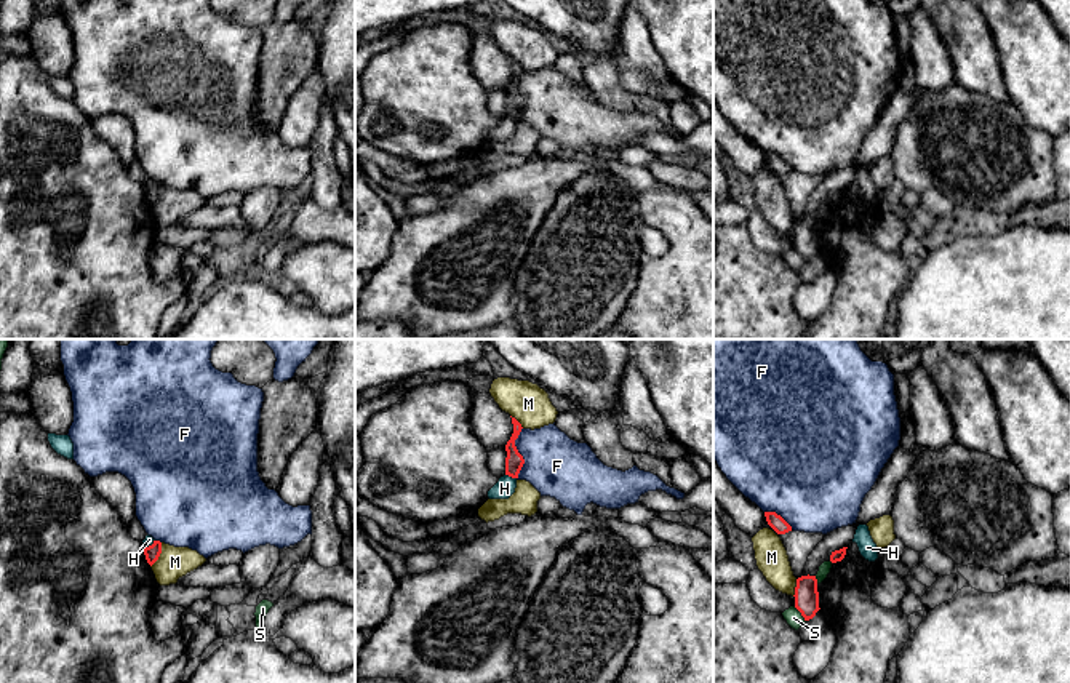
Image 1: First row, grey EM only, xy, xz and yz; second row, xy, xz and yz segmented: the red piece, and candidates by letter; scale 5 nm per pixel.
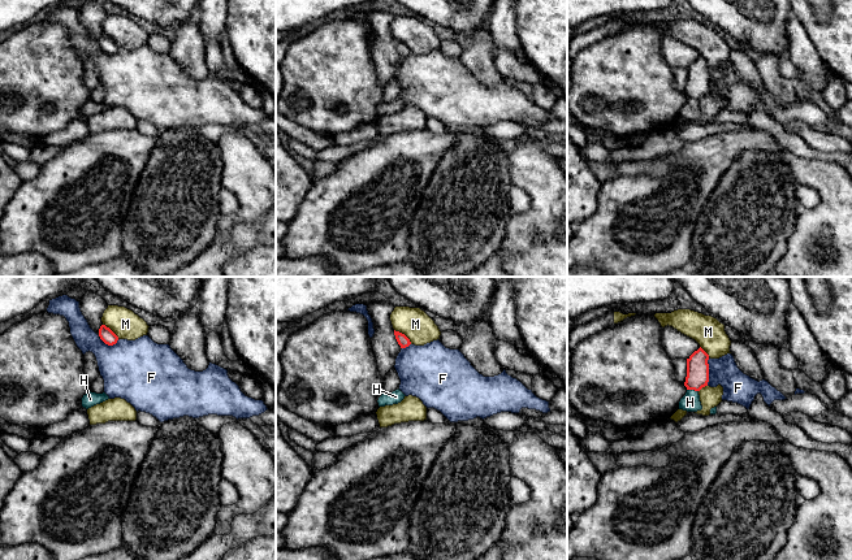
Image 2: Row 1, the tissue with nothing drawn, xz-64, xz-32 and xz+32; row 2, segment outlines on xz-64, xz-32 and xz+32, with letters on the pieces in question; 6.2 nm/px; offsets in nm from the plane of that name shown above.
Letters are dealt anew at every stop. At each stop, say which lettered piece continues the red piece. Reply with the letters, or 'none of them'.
none of them

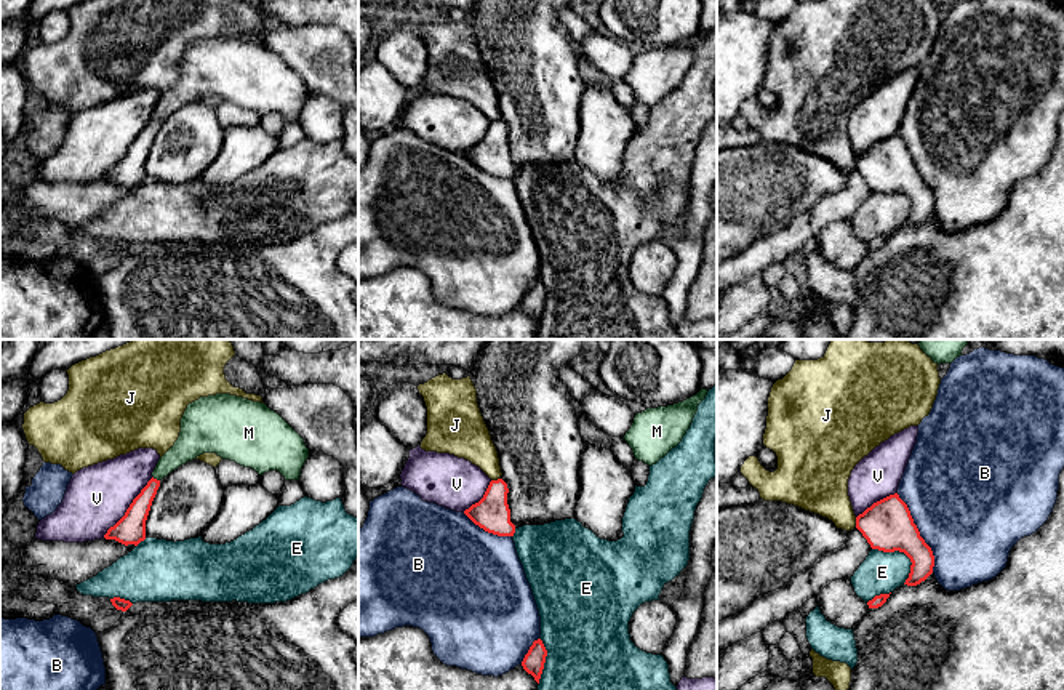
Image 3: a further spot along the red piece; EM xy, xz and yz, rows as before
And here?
M

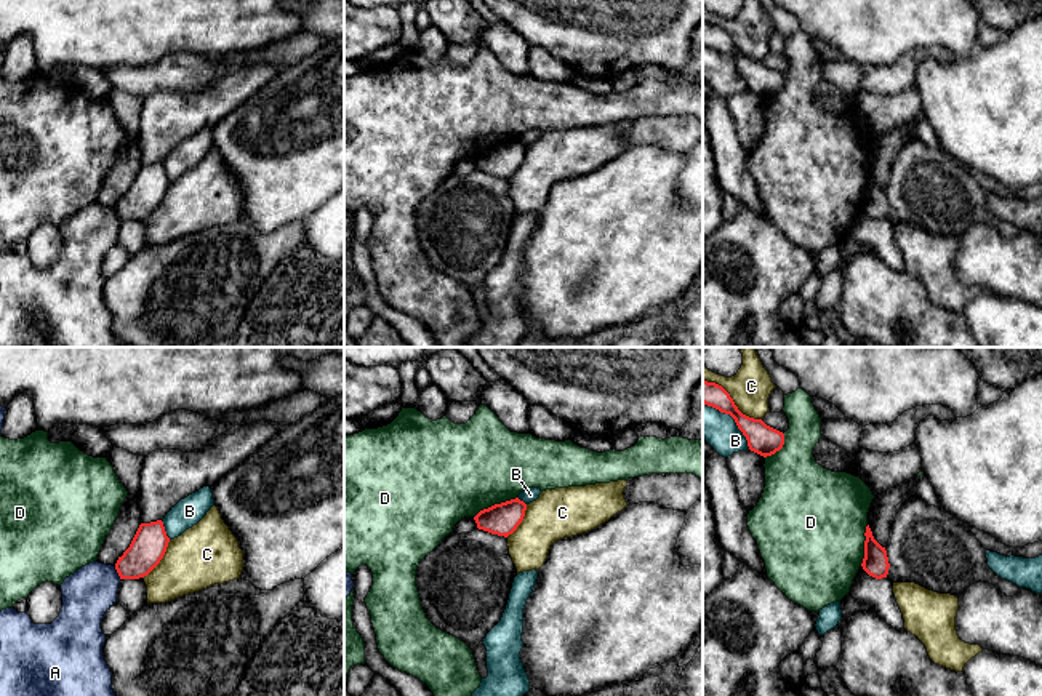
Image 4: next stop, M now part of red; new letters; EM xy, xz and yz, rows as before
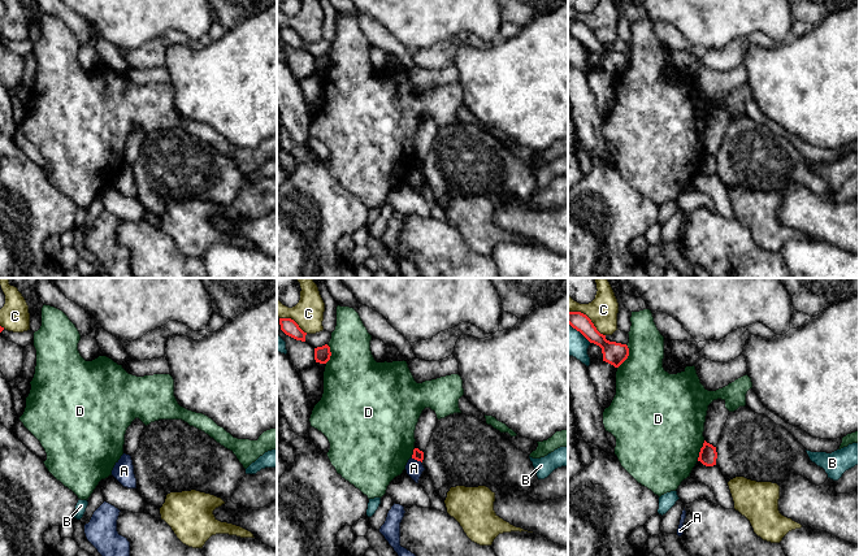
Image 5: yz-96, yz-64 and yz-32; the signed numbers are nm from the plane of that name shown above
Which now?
none of them

